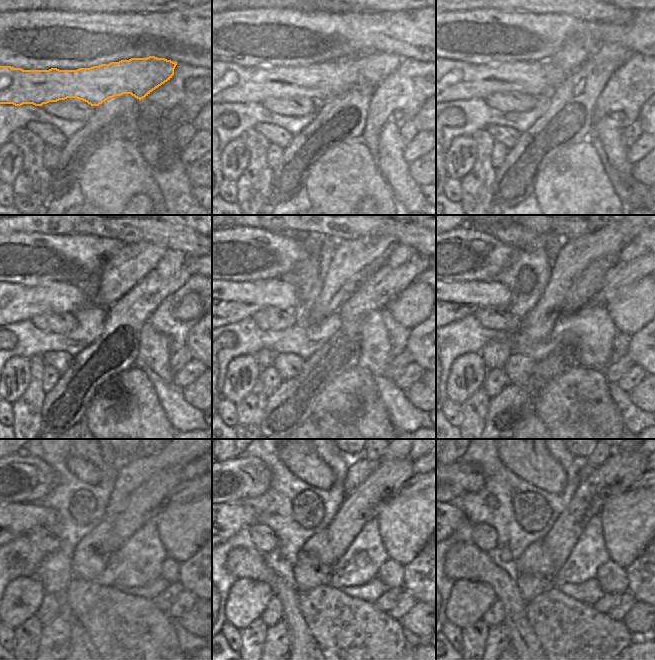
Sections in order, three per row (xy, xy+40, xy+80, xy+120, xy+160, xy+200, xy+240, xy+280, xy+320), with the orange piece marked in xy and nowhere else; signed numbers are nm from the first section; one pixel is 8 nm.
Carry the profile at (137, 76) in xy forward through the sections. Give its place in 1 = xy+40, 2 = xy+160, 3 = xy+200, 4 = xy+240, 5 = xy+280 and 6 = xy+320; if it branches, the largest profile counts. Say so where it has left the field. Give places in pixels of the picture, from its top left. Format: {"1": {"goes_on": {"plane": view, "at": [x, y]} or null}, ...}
{"1": {"goes_on": {"plane": "xy+40", "at": [320, 82]}}, "2": {"goes_on": {"plane": "xy+160", "at": [232, 302]}}, "3": {"goes_on": {"plane": "xy+200", "at": [456, 300]}}, "4": {"goes_on": {"plane": "xy+240", "at": [8, 521]}}, "5": {"goes_on": {"plane": "xy+280", "at": [232, 517]}}, "6": {"goes_on": {"plane": "xy+320", "at": [456, 515]}}}

